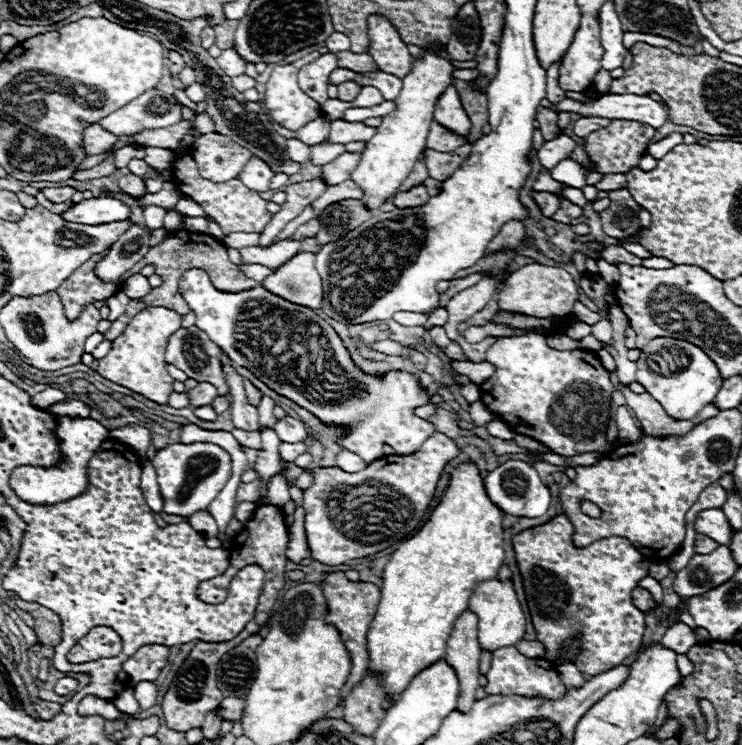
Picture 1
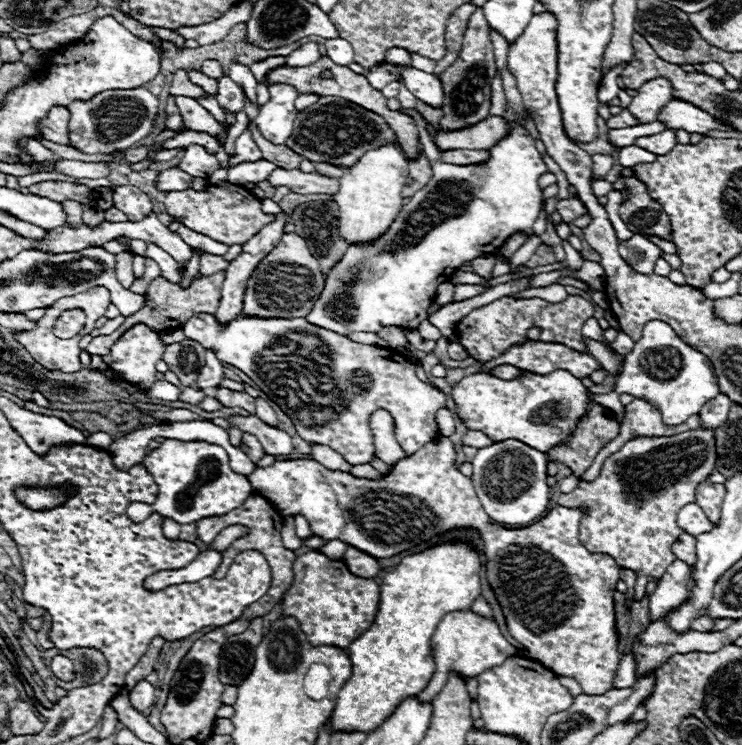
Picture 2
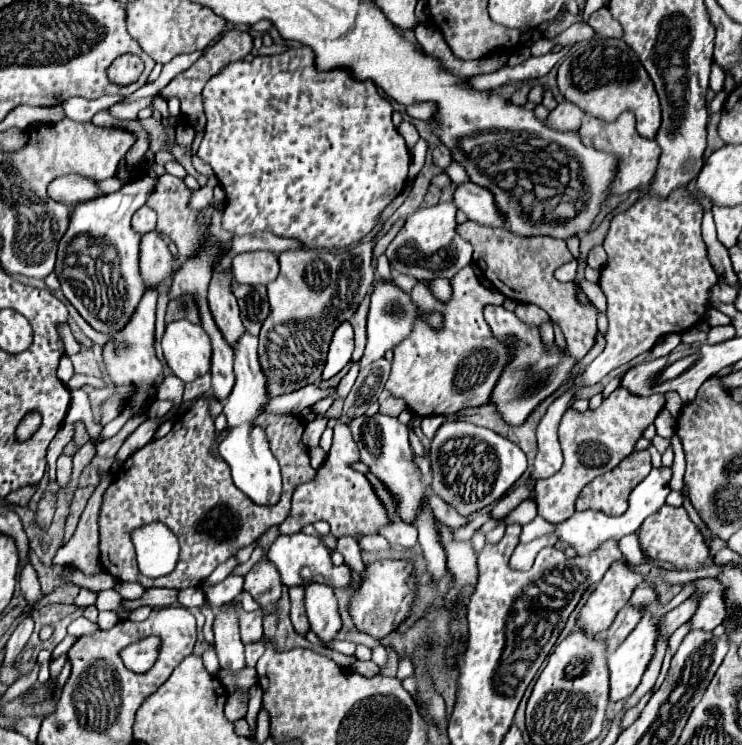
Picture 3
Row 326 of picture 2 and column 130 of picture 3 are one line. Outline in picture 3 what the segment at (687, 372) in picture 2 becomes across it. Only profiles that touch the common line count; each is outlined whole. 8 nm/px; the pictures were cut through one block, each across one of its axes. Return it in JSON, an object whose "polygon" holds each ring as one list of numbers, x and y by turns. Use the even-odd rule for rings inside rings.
{"polygon":[[148,636,144,640,138,640,130,646,126,646,120,652,120,658,124,666,136,674,146,674,154,662,158,660,158,650,160,650,160,638,158,636]]}

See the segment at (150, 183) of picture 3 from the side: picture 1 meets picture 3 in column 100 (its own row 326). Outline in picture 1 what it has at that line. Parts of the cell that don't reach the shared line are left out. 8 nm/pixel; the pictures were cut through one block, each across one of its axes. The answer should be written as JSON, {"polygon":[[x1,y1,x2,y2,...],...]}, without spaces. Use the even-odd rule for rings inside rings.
{"polygon":[[192,268,192,270,184,272,178,286,180,286,180,294,184,296,184,300,188,302,190,310,196,316,196,326,200,330,204,330,212,338,212,342,216,342,216,346,234,364,248,368,270,390,282,394,284,398,296,402,302,408,306,408,316,418,320,418,324,424,348,426,348,434,338,442,342,448,356,452,366,464,384,456,384,452,382,452,384,444,392,446,396,450,396,454,406,456,406,454,420,450,420,446,426,442,426,438,434,434,434,424,424,418,418,418,414,414,414,410,418,406,430,404,430,400,432,400,432,394,428,394,424,390,424,386,416,380,416,376,408,374,404,370,390,370,384,376,370,376,370,374,362,372,350,358,350,354,348,354,344,342,340,340,340,336,336,334,336,330,326,320,322,320,314,310,286,302,286,300,270,294,262,286,256,286,256,288,244,290,244,292,236,292,236,294,218,292,212,286,208,274,200,268],[254,328,264,330,268,336,250,336,250,330,254,330]]}

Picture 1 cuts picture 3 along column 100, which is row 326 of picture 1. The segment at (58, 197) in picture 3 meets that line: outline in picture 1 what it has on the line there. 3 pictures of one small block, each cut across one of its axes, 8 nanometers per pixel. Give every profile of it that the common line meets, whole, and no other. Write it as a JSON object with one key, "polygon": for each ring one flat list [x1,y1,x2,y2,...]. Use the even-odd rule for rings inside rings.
{"polygon":[[200,328,176,330,166,346,166,362,180,368,188,378,214,384,220,396,228,394,220,348]]}

